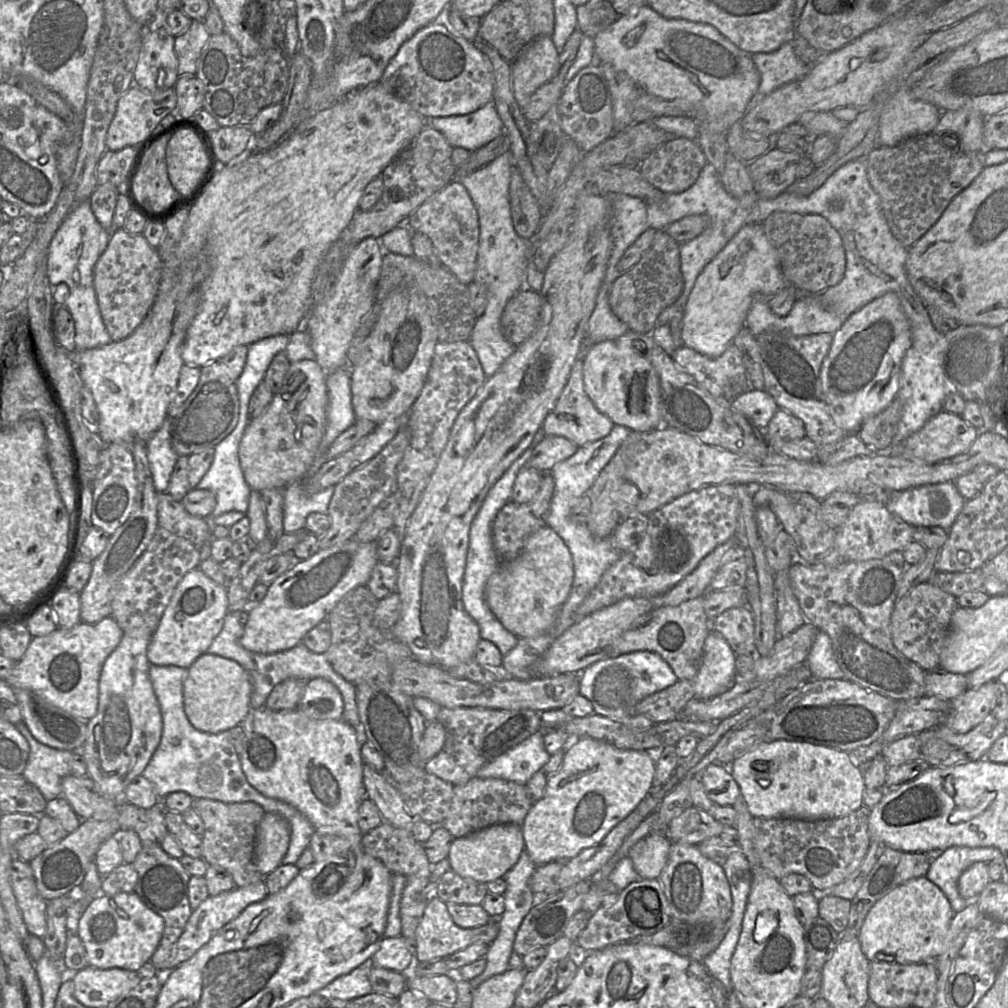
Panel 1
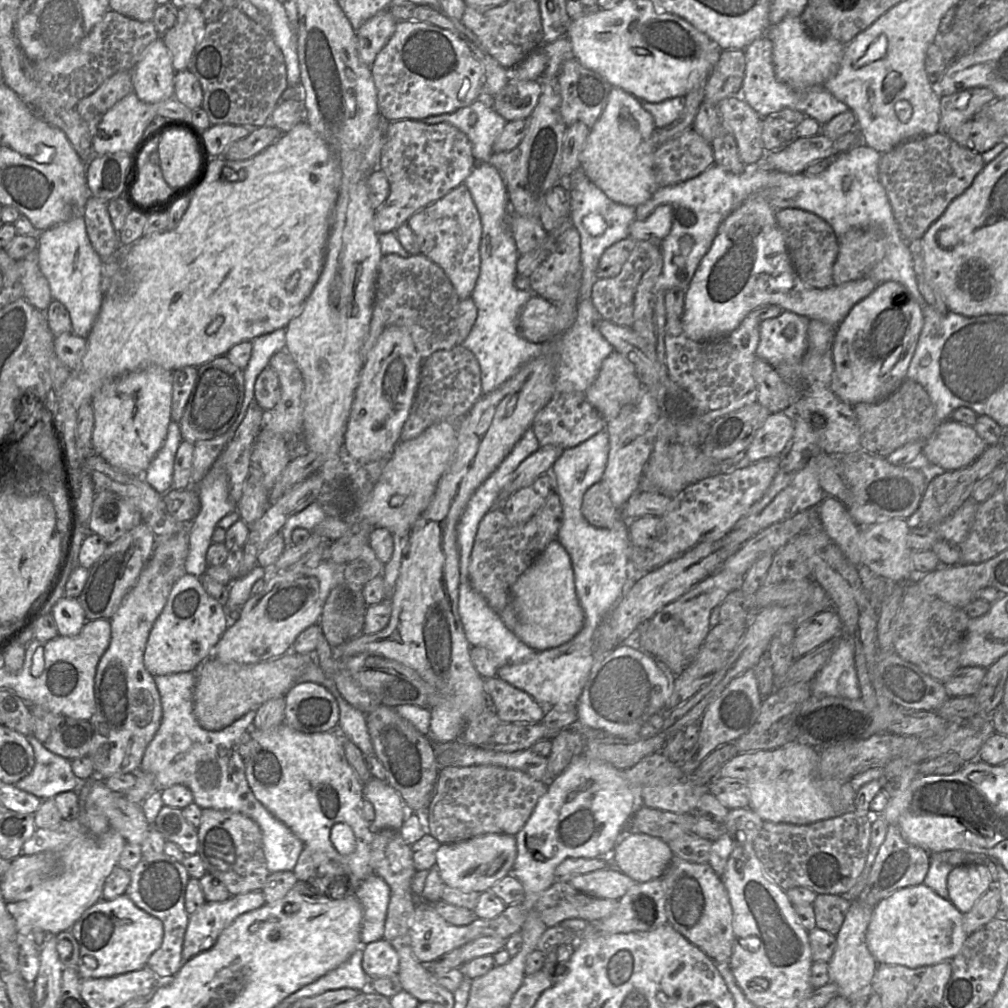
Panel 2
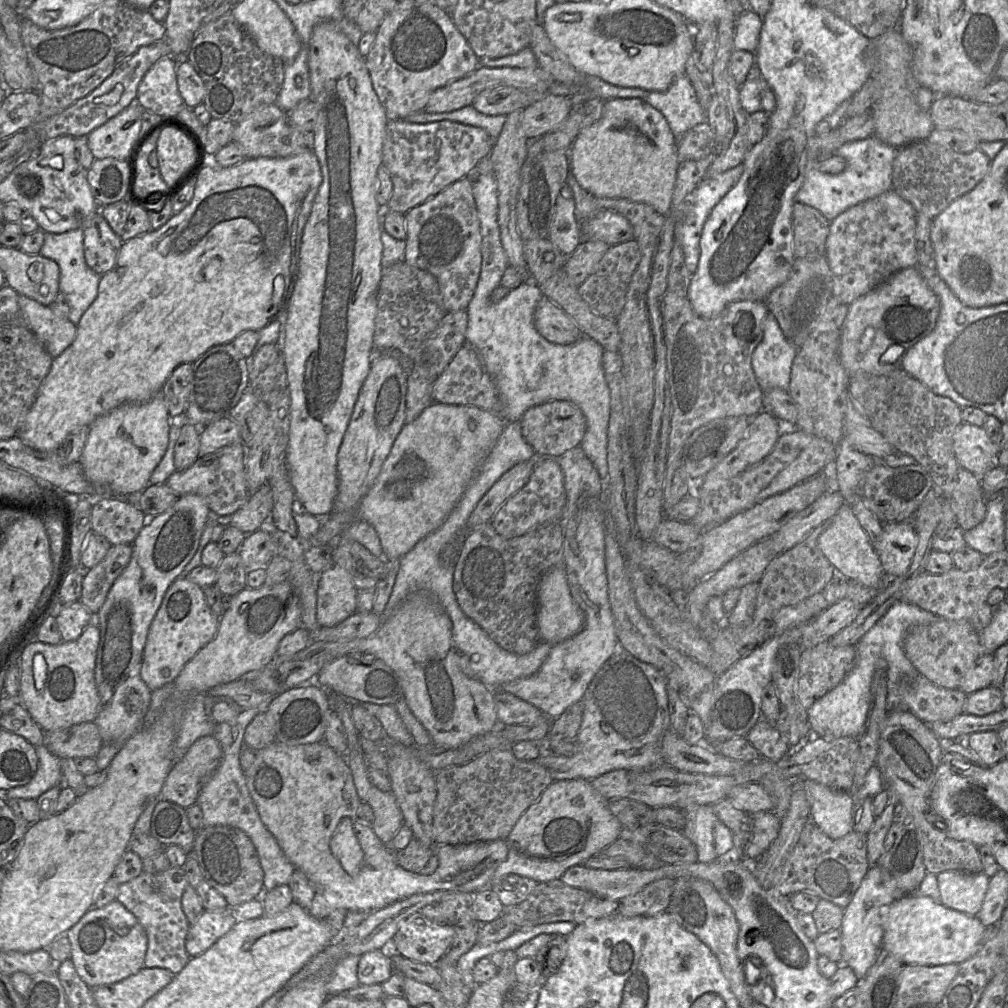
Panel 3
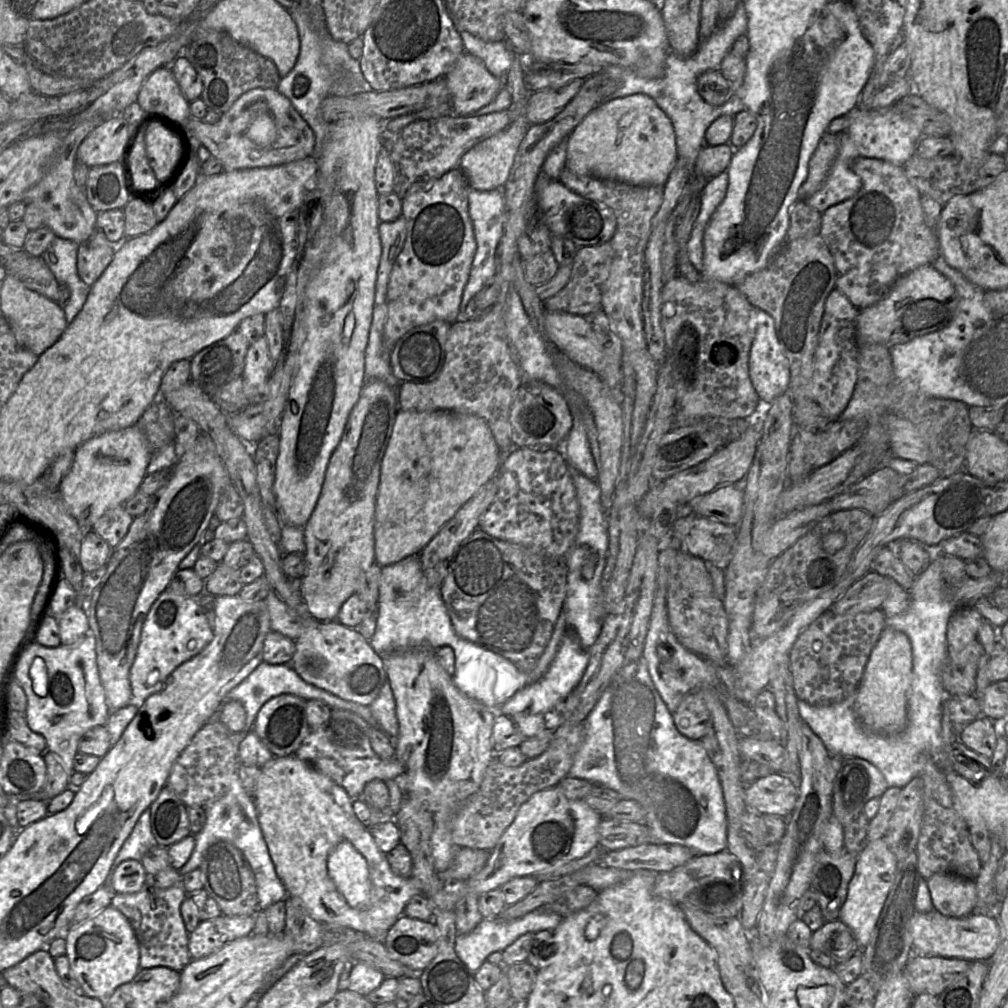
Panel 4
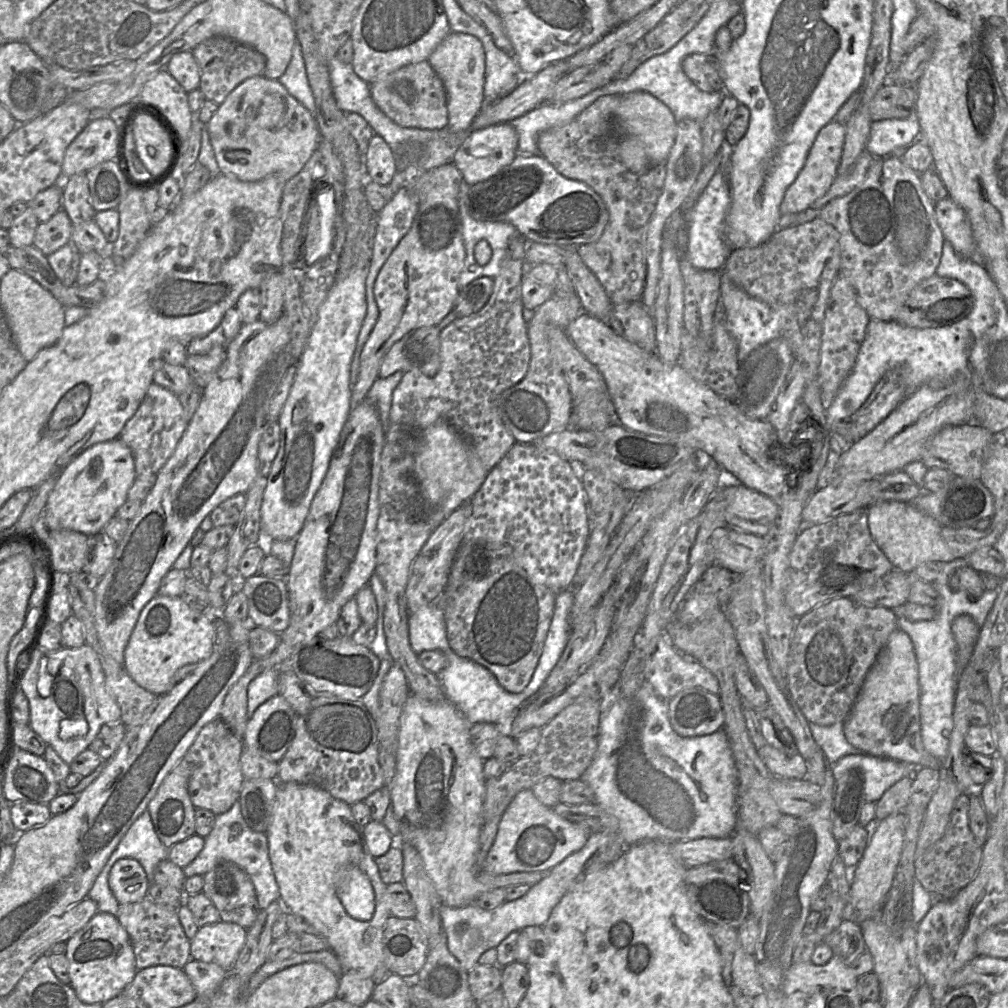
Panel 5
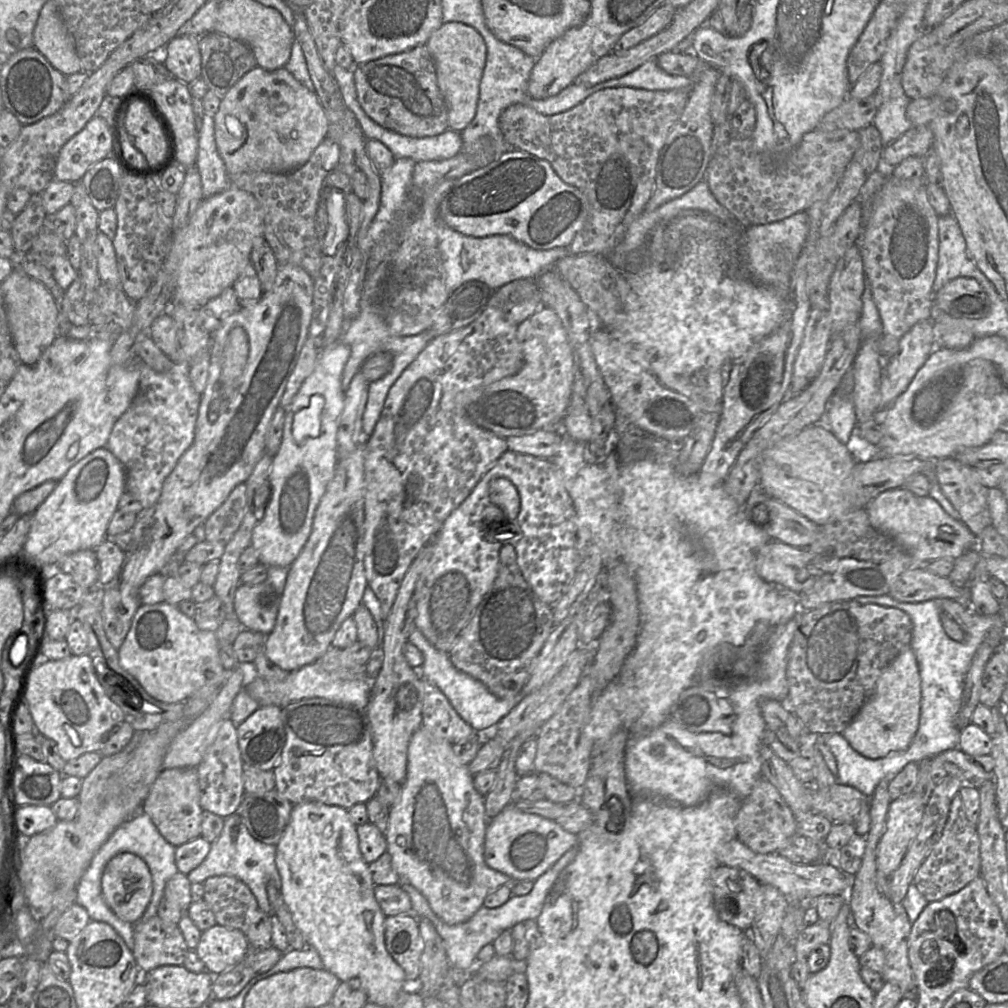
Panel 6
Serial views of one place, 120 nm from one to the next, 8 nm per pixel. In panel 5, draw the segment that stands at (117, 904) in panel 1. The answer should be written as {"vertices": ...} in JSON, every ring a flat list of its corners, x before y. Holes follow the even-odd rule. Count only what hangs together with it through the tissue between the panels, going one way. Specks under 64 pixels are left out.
{"vertices":[[97,912,90,921,67,941,71,987,85,1004,104,1004,119,996,133,981,137,968,128,933,116,916]]}

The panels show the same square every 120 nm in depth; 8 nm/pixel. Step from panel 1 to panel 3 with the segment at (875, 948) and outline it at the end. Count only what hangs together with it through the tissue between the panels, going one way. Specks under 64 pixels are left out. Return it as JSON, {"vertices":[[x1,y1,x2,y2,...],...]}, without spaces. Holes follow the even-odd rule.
{"vertices":[[914,892,897,898,882,910,882,948,904,964,936,966,949,963,960,964,975,955,986,938,987,927,977,916,967,915,935,902,930,897]]}

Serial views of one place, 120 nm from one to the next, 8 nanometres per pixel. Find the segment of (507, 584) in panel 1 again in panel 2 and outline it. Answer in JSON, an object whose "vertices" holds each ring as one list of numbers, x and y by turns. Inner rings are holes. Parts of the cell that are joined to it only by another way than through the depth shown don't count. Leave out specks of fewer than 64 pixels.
{"vertices":[[558,539,522,573,511,588,517,621,514,635,535,651,558,647,570,641,583,628,585,615,575,592,570,555]]}

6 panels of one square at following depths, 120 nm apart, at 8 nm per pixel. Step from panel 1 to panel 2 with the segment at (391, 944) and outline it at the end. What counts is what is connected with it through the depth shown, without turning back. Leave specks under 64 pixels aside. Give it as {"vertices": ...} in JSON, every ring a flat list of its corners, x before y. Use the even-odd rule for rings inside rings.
{"vertices":[[373,941,363,946,362,968,369,979,397,975,399,956,388,941]]}

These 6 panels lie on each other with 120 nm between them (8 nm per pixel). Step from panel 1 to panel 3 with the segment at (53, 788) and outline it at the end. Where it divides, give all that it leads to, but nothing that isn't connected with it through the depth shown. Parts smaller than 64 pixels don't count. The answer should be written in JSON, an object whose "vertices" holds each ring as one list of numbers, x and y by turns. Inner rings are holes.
{"vertices":[[45,744,35,746,38,766,32,779,25,785,4,792,5,799,34,799,55,786,63,786,61,759,51,753]]}

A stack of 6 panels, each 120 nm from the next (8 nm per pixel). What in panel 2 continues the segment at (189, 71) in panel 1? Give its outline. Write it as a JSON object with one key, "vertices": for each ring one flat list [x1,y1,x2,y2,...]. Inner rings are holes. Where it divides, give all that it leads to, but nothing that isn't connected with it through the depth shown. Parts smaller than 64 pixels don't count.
{"vertices":[[183,7,178,9,175,25,161,35,176,72,188,69,192,53,204,36,206,24,200,8]]}

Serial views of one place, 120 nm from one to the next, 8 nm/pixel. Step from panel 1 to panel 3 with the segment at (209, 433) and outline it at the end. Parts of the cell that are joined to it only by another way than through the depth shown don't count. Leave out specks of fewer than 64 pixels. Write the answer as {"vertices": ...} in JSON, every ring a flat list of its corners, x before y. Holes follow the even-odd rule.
{"vertices":[[232,342,208,349,192,363,192,371,193,379,184,420,199,429,229,417,250,384,248,359,236,350]]}

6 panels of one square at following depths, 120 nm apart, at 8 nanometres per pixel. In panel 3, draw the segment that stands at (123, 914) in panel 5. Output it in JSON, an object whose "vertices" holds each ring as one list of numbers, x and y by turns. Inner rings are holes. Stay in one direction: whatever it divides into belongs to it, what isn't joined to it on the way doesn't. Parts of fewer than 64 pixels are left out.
{"vertices":[[177,866,154,874,143,870,139,876,119,886,116,900,137,918,147,936,144,967,162,968,177,975,188,963,190,956,186,952,185,941,190,925,181,905,187,886,185,871]]}

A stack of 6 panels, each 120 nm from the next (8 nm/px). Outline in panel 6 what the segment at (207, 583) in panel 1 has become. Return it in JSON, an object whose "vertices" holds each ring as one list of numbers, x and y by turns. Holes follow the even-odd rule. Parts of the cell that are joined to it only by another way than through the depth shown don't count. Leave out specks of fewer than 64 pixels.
{"vertices":[[165,601,142,604,133,616,131,627,117,650,120,666,131,674,154,699,165,703,183,703,204,686,223,686,231,671,223,668,216,632,201,630,193,618,183,614,176,605]]}

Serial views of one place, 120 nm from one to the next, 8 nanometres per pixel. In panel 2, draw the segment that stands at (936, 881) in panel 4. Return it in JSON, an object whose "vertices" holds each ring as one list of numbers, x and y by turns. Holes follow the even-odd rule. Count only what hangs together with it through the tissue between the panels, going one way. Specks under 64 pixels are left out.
{"vertices":[[981,864,956,866,947,877,949,900,962,914,969,912,991,886,990,873]]}

